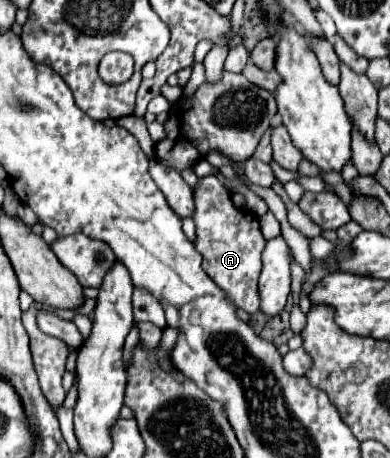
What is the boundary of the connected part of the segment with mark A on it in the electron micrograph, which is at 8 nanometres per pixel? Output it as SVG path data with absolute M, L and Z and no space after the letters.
M215 176L199 178L197 186L193 188L195 198L195 248L203 256L203 270L211 276L211 280L223 288L235 306L243 308L249 314L259 312L259 290L257 278L261 272L261 252L265 248L265 238L259 228L259 218L245 210L235 208L231 194Z

